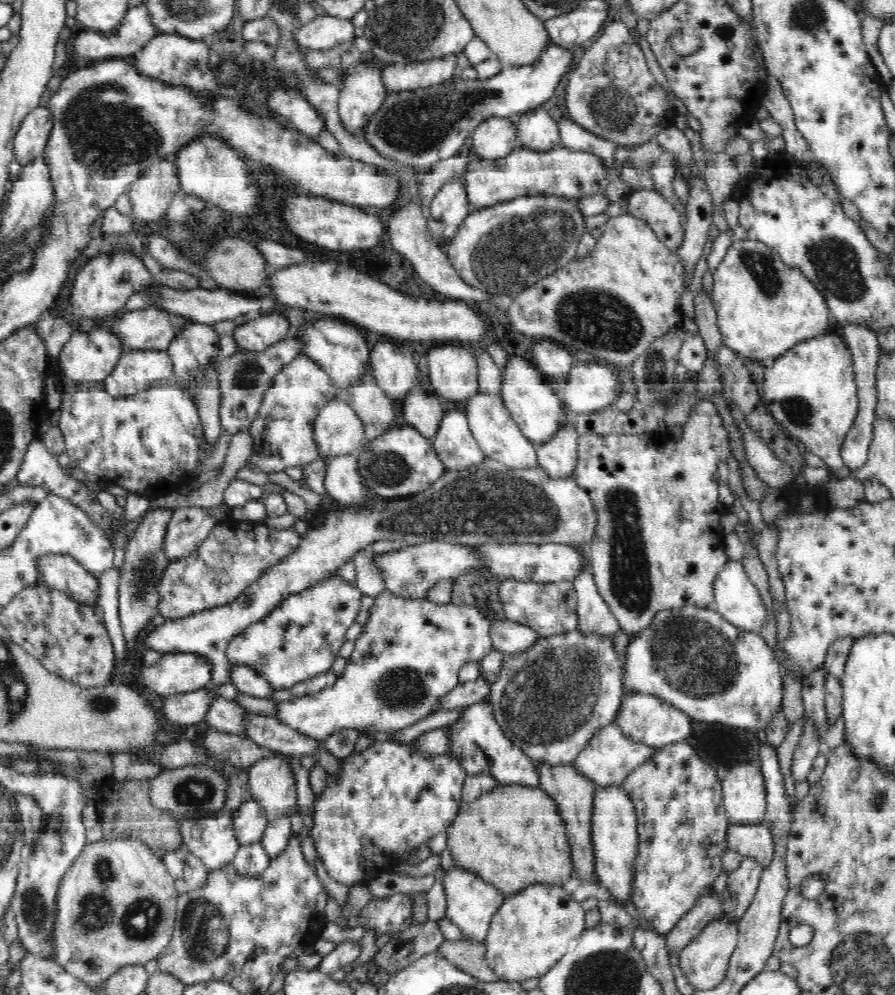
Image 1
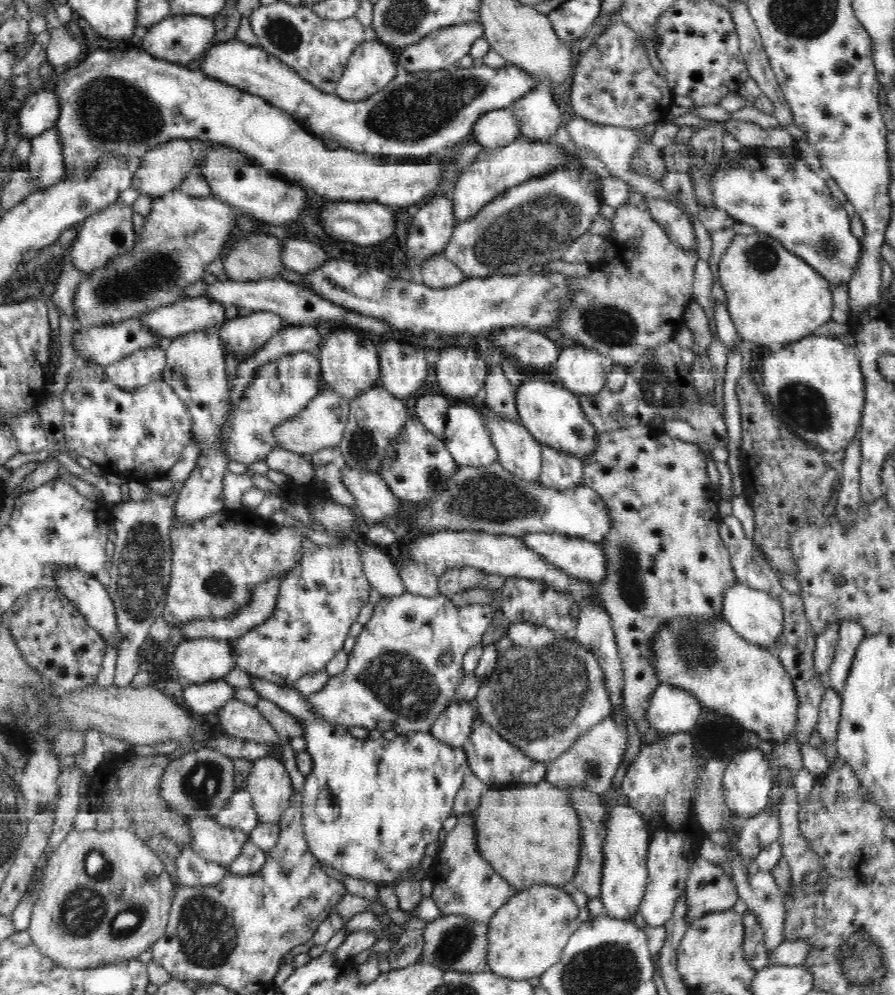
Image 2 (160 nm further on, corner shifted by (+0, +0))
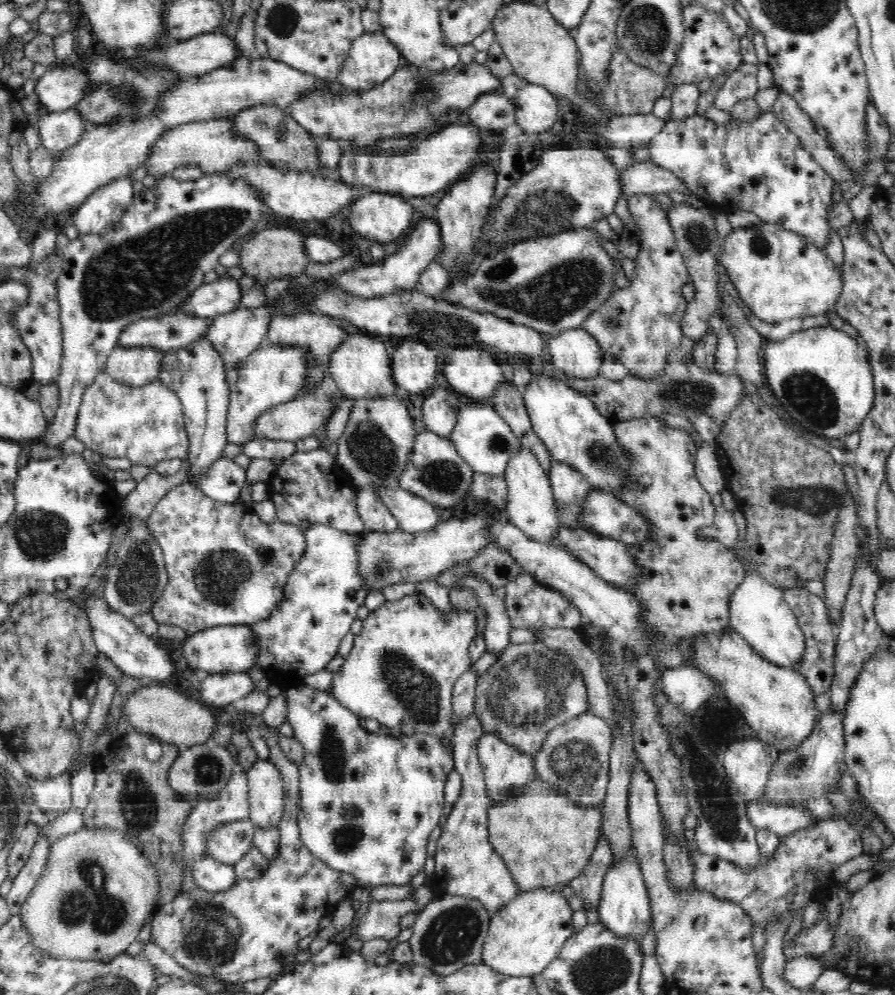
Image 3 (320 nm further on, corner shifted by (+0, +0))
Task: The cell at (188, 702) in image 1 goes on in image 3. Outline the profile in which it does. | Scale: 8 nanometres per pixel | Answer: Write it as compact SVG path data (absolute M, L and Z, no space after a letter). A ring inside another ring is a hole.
M250 672L238 674L206 675L200 678L199 692L206 706L227 707L240 704L241 700L254 691L254 681Z

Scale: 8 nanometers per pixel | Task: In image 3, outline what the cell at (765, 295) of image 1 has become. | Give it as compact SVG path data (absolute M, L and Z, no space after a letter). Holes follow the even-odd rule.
M761 222L757 225L744 228L733 228L732 232L721 240L722 252L719 254L719 264L725 268L726 274L730 277L736 291L740 294L740 298L746 302L746 306L752 308L752 312L760 318L760 320L786 320L786 318L806 318L806 316L816 316L824 314L826 310L832 310L837 304L838 297L842 292L842 271L836 268L836 264L828 257L827 253L819 252L818 248L813 248L806 237L797 236L794 232L787 232L786 229L779 228L778 225L767 224Z

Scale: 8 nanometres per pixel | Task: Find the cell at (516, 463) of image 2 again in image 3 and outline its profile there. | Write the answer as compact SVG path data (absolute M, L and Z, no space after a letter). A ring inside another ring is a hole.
M521 446L516 454L512 454L504 477L510 494L508 520L537 542L552 544L554 534L561 526L560 518L555 510L556 502L552 494L552 487L550 487L550 479L535 454Z

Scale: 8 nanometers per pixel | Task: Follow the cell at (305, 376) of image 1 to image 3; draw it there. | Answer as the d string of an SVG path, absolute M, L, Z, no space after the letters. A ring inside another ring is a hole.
M262 344L252 356L237 365L238 379L230 388L229 407L227 414L227 441L238 446L253 441L253 424L257 418L276 405L298 400L298 393L304 390L305 376L308 370L308 358L305 350L292 346Z

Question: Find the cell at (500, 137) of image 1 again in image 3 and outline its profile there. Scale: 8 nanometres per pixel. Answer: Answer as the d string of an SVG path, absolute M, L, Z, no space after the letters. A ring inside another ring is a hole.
M501 92L478 99L467 113L479 132L500 134L516 122L514 106Z

